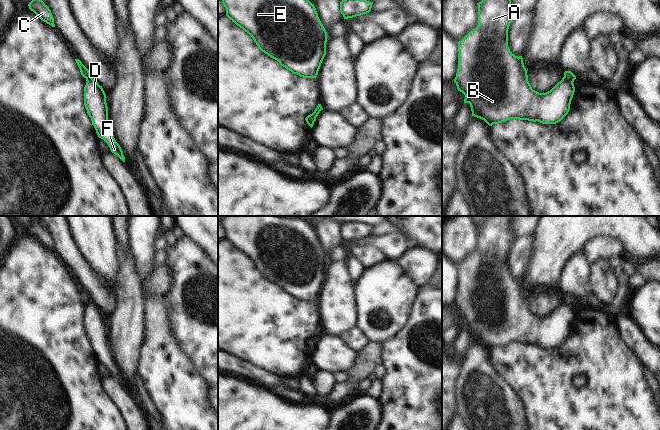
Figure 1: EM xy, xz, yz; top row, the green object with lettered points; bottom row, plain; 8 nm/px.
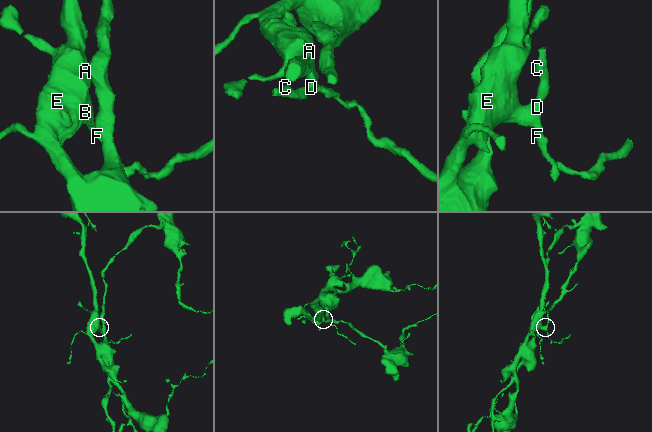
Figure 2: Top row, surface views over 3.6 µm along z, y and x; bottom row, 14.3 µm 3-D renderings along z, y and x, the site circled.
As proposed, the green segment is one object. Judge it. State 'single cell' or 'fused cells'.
fused cells

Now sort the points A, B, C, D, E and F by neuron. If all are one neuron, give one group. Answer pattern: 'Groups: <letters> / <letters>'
Groups: A B D E F / C

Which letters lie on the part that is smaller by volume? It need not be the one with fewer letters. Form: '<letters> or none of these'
C

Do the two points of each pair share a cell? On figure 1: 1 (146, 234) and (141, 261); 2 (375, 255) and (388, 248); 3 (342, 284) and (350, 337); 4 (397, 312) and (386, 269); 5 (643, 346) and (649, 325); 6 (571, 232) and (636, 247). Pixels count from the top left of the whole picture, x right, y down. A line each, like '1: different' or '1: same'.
1: same
2: different
3: different
4: same
5: different
6: same

